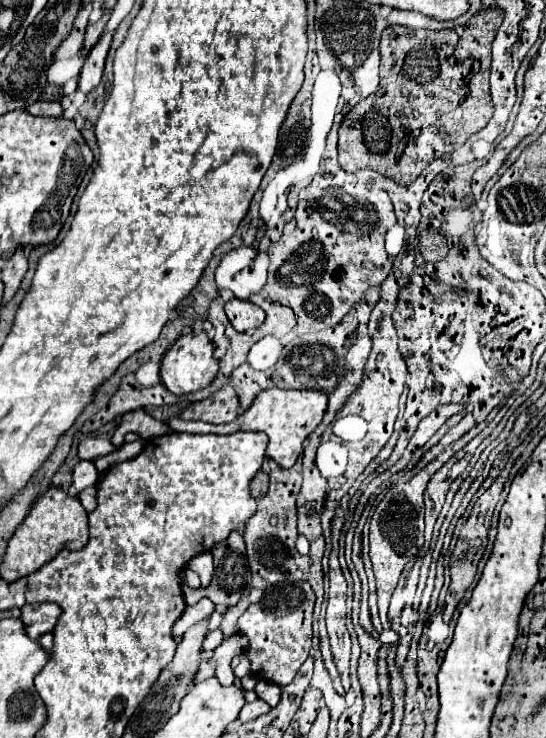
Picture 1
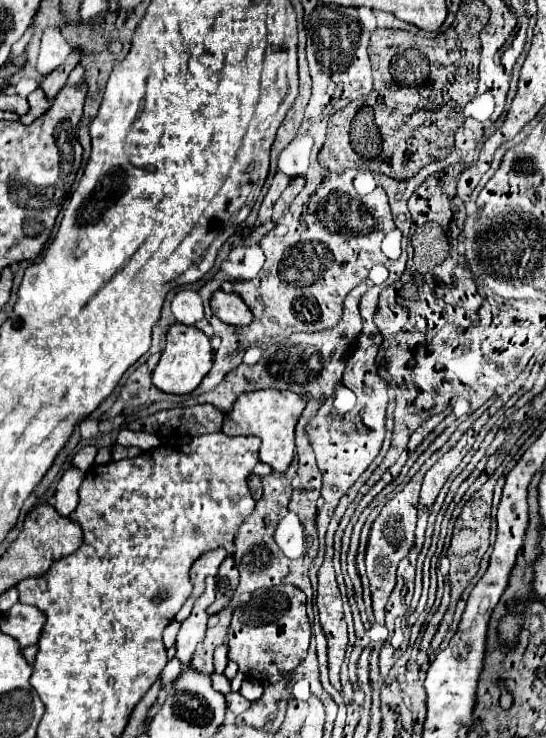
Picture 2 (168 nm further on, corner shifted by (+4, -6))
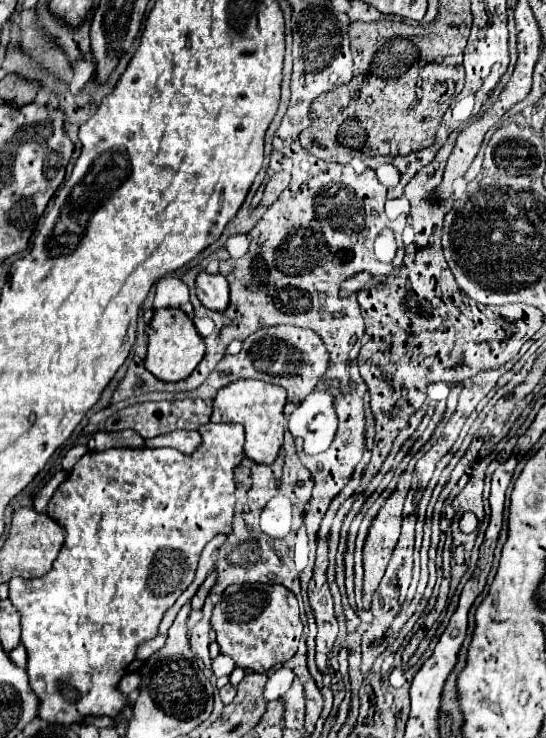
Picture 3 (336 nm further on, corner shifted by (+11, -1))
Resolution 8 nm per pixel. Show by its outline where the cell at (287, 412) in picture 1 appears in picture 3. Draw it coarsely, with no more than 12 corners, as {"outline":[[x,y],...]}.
{"outline":[[240,379],[214,397],[212,423],[246,429],[244,455],[272,463],[286,391]]}

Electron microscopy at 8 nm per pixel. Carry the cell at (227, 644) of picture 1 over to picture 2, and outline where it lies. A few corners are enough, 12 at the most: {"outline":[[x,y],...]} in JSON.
{"outline":[[227,644],[215,650],[215,672],[223,674],[227,666]]}

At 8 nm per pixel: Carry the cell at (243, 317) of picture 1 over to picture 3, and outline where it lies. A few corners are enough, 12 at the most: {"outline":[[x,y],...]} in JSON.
{"outline":[[202,271],[196,295],[204,307],[228,307],[228,281]]}

